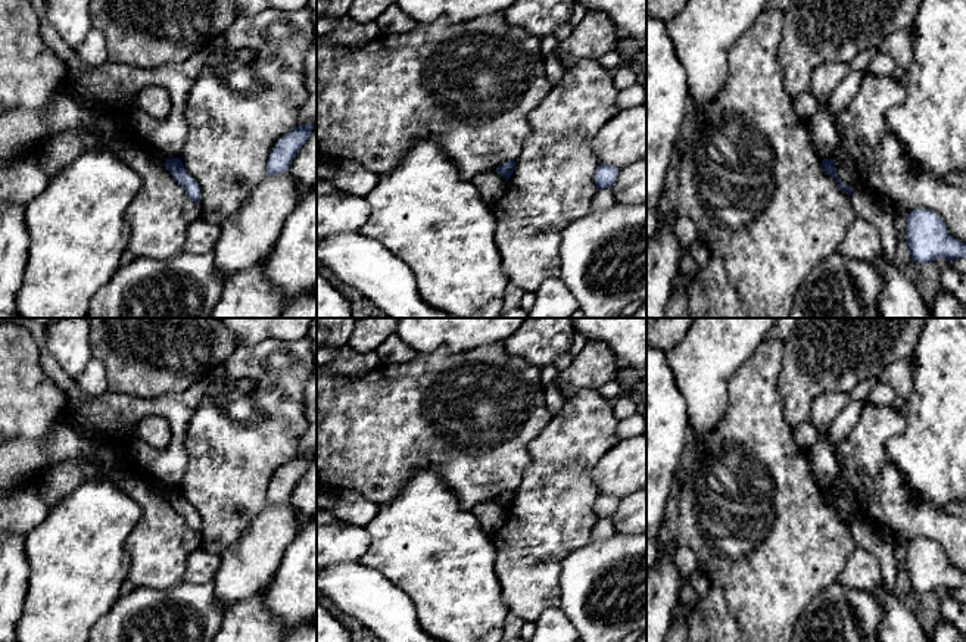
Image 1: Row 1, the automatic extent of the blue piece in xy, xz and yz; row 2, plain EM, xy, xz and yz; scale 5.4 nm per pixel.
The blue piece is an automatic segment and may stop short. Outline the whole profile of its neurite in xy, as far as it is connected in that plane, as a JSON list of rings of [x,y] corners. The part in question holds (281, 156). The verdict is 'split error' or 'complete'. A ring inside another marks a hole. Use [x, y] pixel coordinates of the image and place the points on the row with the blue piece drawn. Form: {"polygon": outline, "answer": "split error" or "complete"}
{"polygon": [[[305,124],[295,127],[290,133],[283,135],[274,146],[267,160],[267,174],[268,175],[278,175],[289,171],[293,158],[299,152],[299,149],[306,143],[309,138],[314,124]]], "answer": "complete"}

